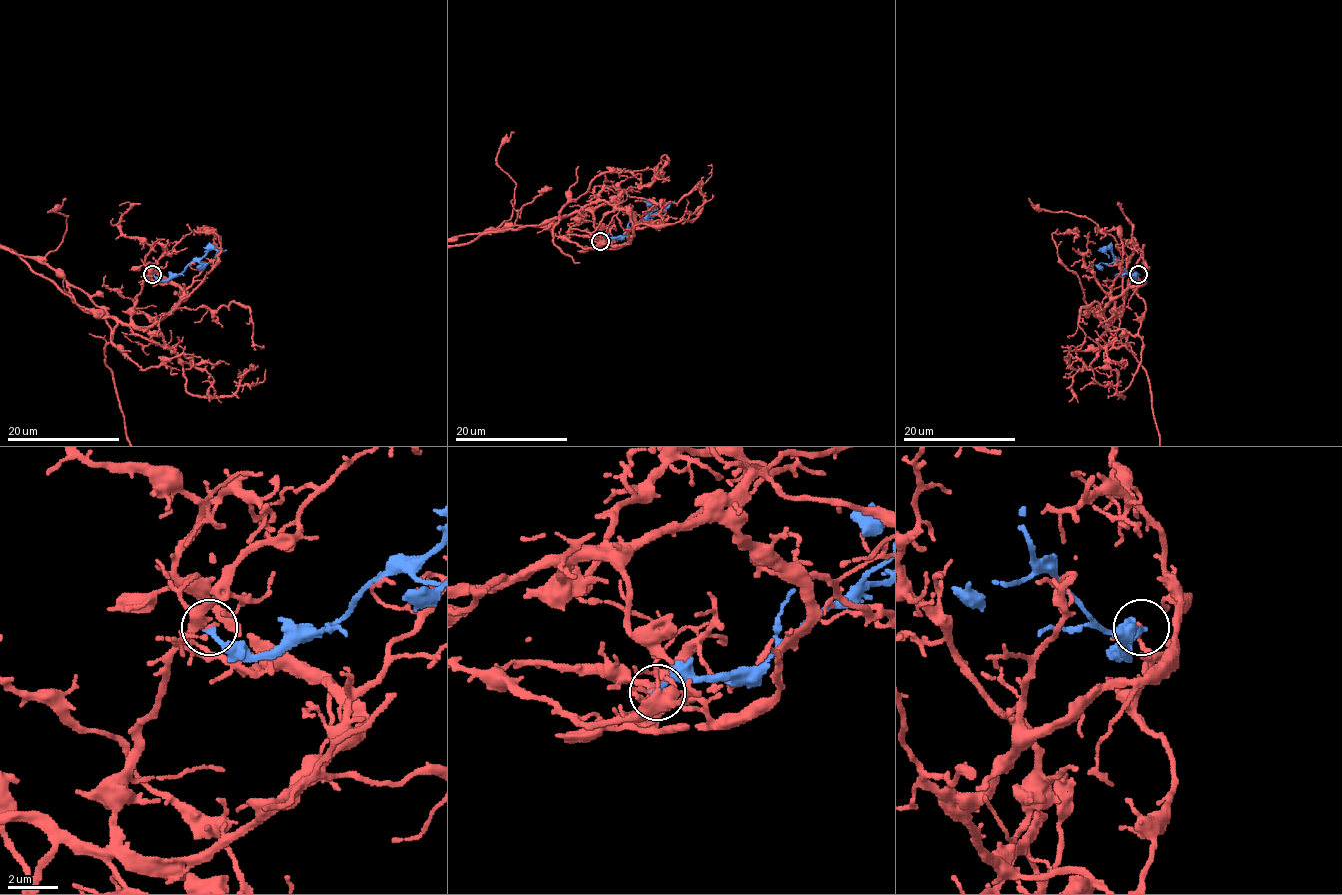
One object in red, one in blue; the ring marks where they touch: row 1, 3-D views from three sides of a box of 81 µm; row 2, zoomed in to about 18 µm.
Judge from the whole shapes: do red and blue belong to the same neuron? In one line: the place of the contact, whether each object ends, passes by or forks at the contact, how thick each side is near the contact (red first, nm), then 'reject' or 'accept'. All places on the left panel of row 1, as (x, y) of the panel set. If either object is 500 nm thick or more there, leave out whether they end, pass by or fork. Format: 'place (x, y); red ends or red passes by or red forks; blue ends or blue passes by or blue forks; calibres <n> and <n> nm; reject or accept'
place (152, 274); red ends; blue ends; calibres 140 and 200 nm; reject

